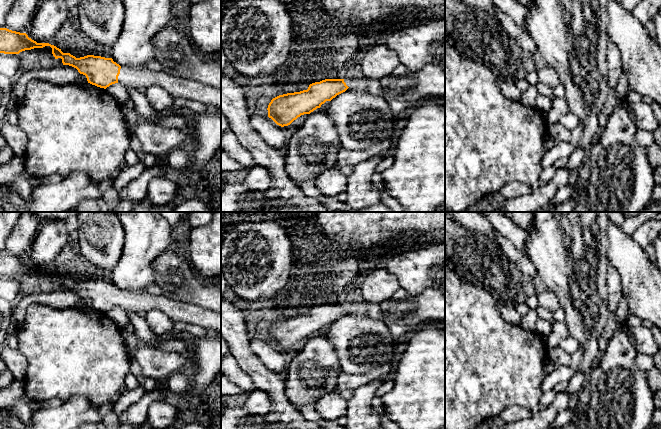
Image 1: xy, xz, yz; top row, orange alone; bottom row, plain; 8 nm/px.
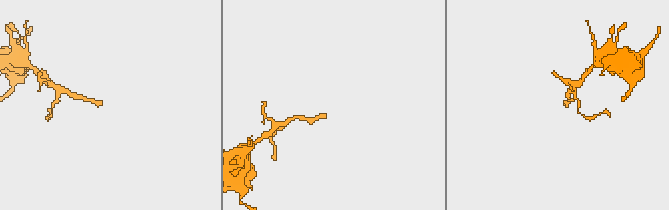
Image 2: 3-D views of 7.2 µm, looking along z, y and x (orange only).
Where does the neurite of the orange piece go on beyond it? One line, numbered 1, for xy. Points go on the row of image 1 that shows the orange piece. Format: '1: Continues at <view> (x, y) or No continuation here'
1: Continues at xy (137, 77)

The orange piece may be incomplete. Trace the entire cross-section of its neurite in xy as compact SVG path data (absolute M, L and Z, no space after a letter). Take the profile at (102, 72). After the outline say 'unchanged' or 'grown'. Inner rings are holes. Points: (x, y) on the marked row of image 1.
M0 28L0 53L4 54L19 54L25 50L31 50L34 48L43 48L50 46L52 48L52 54L55 59L61 58L63 65L69 65L78 70L80 74L86 76L88 83L100 88L106 89L112 84L119 83L126 88L148 88L153 85L158 85L164 88L174 98L185 98L188 100L202 102L205 105L214 105L221 107L221 89L208 86L204 83L181 78L179 76L173 76L164 71L152 71L147 67L125 67L120 66L113 61L112 58L105 58L101 56L87 55L84 57L76 58L70 53L63 53L61 49L49 43L37 43L28 37L26 33L20 33L9 30L7 28Z; grown

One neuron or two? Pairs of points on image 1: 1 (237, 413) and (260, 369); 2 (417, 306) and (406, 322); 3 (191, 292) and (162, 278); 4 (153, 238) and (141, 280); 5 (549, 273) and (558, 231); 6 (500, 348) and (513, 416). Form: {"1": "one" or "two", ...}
{"1": "two", "2": "one", "3": "one", "4": "one", "5": "one", "6": "two"}

